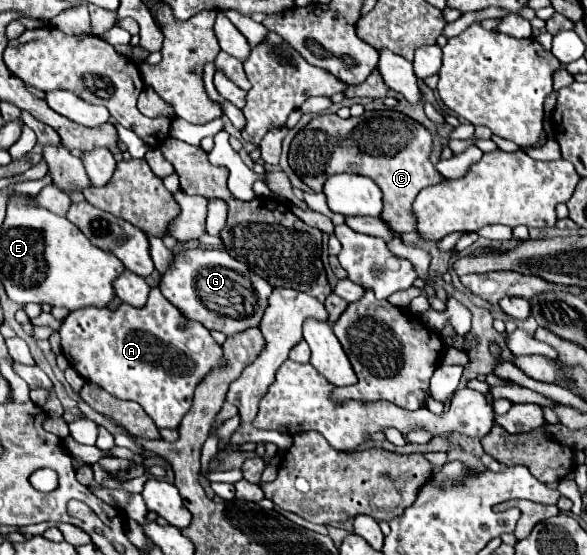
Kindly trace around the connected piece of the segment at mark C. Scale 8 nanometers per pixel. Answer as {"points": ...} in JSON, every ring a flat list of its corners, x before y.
{"points":[[384,109,384,111,364,111,362,117,348,117,348,119,342,119,336,113,324,113,314,117,292,139,288,161,290,167,296,171,296,175,316,193,322,193,326,179,334,173,356,173,376,181,376,185,384,193,382,219,396,231,396,237,388,243,388,249,394,255,408,259,414,265,418,277,426,281,432,255,418,247,404,245,399,241,399,235,416,230,418,219,412,211,416,195,424,187,442,181,436,167,430,163,430,153,432,153,432,135,422,123,410,119,400,111]]}

